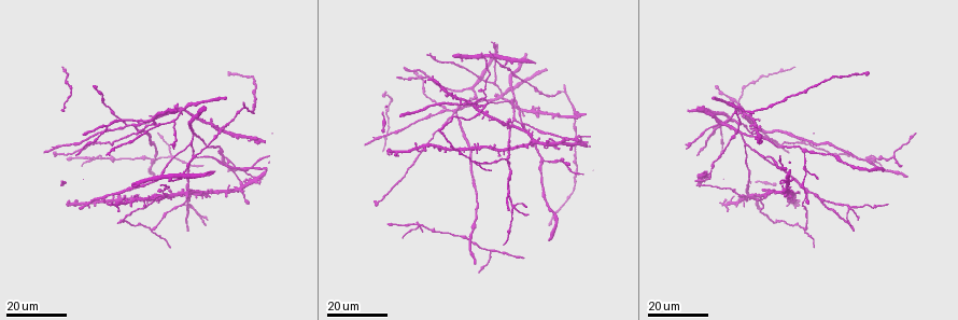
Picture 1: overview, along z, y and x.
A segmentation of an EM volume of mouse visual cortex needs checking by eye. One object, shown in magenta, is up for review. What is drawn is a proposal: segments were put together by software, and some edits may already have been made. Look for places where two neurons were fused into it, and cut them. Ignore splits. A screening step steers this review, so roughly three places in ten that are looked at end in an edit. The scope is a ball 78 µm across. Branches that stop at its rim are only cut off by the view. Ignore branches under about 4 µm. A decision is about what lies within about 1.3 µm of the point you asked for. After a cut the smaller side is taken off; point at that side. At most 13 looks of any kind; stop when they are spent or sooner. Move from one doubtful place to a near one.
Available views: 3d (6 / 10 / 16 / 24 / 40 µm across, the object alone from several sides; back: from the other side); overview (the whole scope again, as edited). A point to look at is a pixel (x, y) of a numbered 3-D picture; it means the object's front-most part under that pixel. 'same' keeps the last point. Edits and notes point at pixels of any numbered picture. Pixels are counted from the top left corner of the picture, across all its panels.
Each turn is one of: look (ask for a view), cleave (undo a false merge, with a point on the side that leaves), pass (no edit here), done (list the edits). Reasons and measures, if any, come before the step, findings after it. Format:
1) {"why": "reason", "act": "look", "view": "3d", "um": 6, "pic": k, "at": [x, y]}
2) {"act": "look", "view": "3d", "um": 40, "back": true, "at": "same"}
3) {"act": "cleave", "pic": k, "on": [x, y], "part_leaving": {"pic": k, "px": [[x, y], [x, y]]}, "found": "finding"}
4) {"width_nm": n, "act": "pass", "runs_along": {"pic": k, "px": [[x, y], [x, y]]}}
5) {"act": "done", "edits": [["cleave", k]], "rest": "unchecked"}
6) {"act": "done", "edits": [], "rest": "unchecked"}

{"why": "three arms meet", "act": "look", "view": "3d", "um": 16, "pic": 1, "at": [448, 108]}

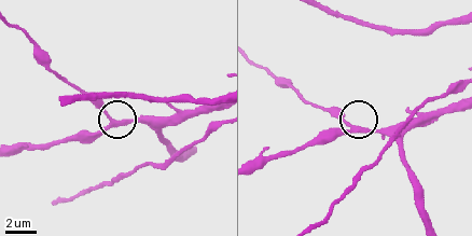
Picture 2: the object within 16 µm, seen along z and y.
{"act": "look", "view": "3d", "um": 6, "pic": 2, "at": [113, 123]}

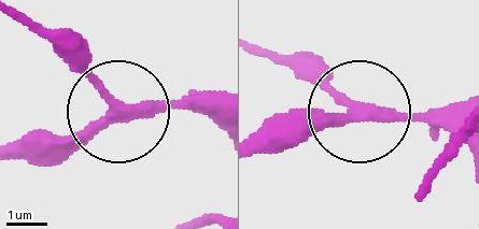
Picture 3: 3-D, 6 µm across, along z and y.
{"act": "look", "view": "3d", "um": 6, "back": true, "pic": 3, "at": [116, 109]}

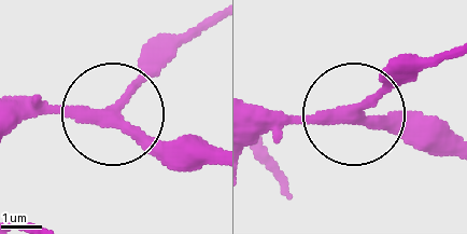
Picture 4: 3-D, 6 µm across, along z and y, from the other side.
{"arms": 3, "act": "pass", "found": "all the same neuron"}

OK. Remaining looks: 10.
{"why": "calibre changes", "act": "look", "view": "3d", "um": 24, "pic": 1, "at": [434, 138]}

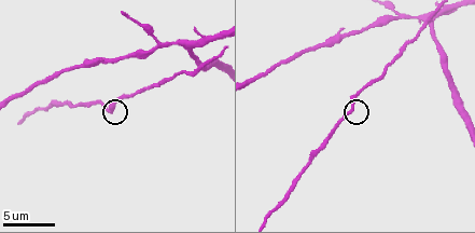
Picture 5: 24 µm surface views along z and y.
{"why": "zoom in", "act": "look", "view": "3d", "um": 6, "pic": 5, "at": [352, 110]}

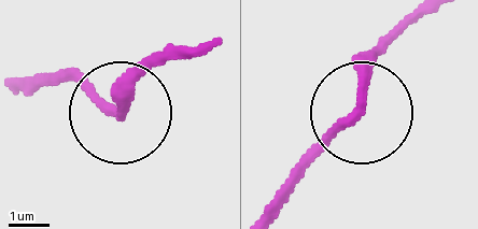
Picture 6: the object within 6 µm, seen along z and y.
{"act": "pass", "runs_along": {"pic": 6, "px": [[423, 14], [368, 75], [359, 113], [293, 174]]}, "found": "one neuron here"}

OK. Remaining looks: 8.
{"why": "branch point", "act": "look", "view": "3d", "um": 16, "pic": 1, "at": [894, 154]}

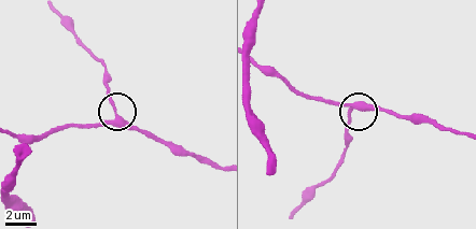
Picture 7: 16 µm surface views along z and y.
{"act": "look", "view": "3d", "um": 6, "pic": 7, "at": [119, 114]}

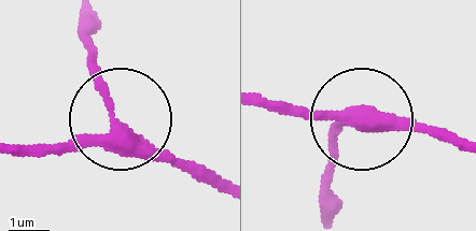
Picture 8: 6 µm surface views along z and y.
{"why": "from behind", "act": "look", "view": "3d", "um": 6, "back": true, "pic": 8, "at": [358, 118]}

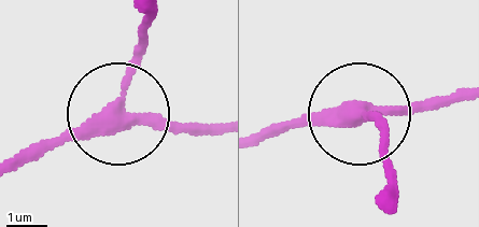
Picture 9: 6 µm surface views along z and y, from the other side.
{"act": "pass", "found": "all the same neuron"}

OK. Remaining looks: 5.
{"why": "two arms in line, one across", "act": "look", "view": "3d", "um": 24, "pic": 1, "at": [824, 201]}

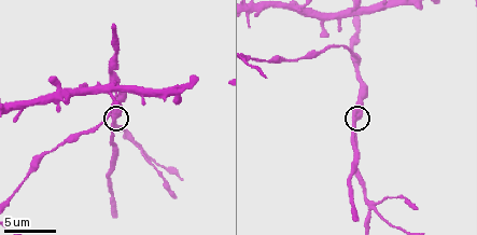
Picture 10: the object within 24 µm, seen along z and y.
{"act": "look", "view": "3d", "um": 6, "pic": 10, "at": [113, 120]}

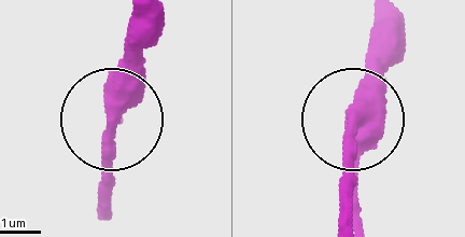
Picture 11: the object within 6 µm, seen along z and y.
{"act": "pass", "runs_along": {"pic": 11, "px": [[374, 16], [374, 92], [353, 129], [353, 198]]}, "found": "continuous, no second neuron"}

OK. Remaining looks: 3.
{"why": "thin arm on a thick one", "act": "look", "view": "3d", "um": 10, "pic": 10, "at": [131, 140]}

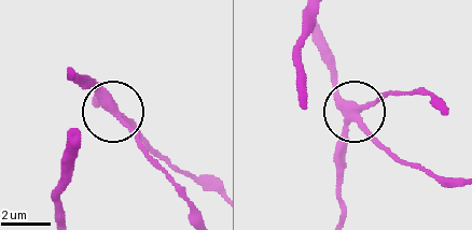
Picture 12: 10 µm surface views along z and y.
{"act": "look", "view": "3d", "um": 10, "back": true, "pic": 12, "at": [356, 116]}

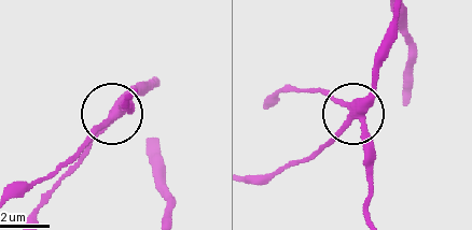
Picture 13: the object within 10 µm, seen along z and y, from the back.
{"width_nm": 310, "act": "pass", "found": "all the same neuron"}

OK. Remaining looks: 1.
{"act": "done", "edits": [], "rest": "unchecked"}

